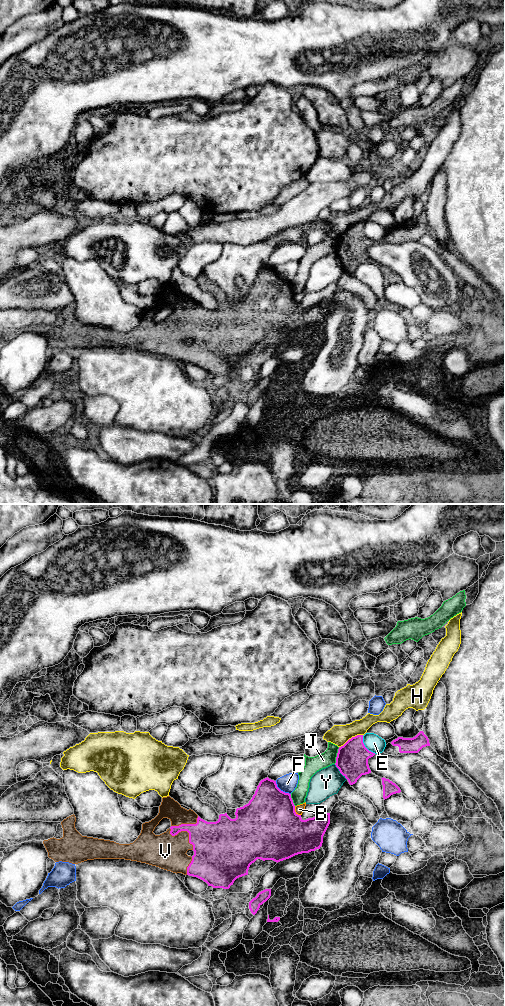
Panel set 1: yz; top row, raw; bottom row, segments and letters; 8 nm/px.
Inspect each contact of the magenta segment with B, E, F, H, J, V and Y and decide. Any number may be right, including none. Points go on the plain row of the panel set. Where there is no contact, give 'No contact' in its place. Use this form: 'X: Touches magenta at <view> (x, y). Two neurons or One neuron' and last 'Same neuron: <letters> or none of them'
B: Touches magenta at yz (294, 299). Two neurons
E: Touches magenta at yz (364, 234). Two neurons
F: Touches magenta at yz (280, 278). Two neurons
H: Touches magenta at yz (351, 226). Two neurons
J: Touches magenta at yz (337, 243). Two neurons
V: Touches magenta at yz (185, 318). One neuron
Y: Touches magenta at yz (340, 260). Two neurons
Same neuron: V

